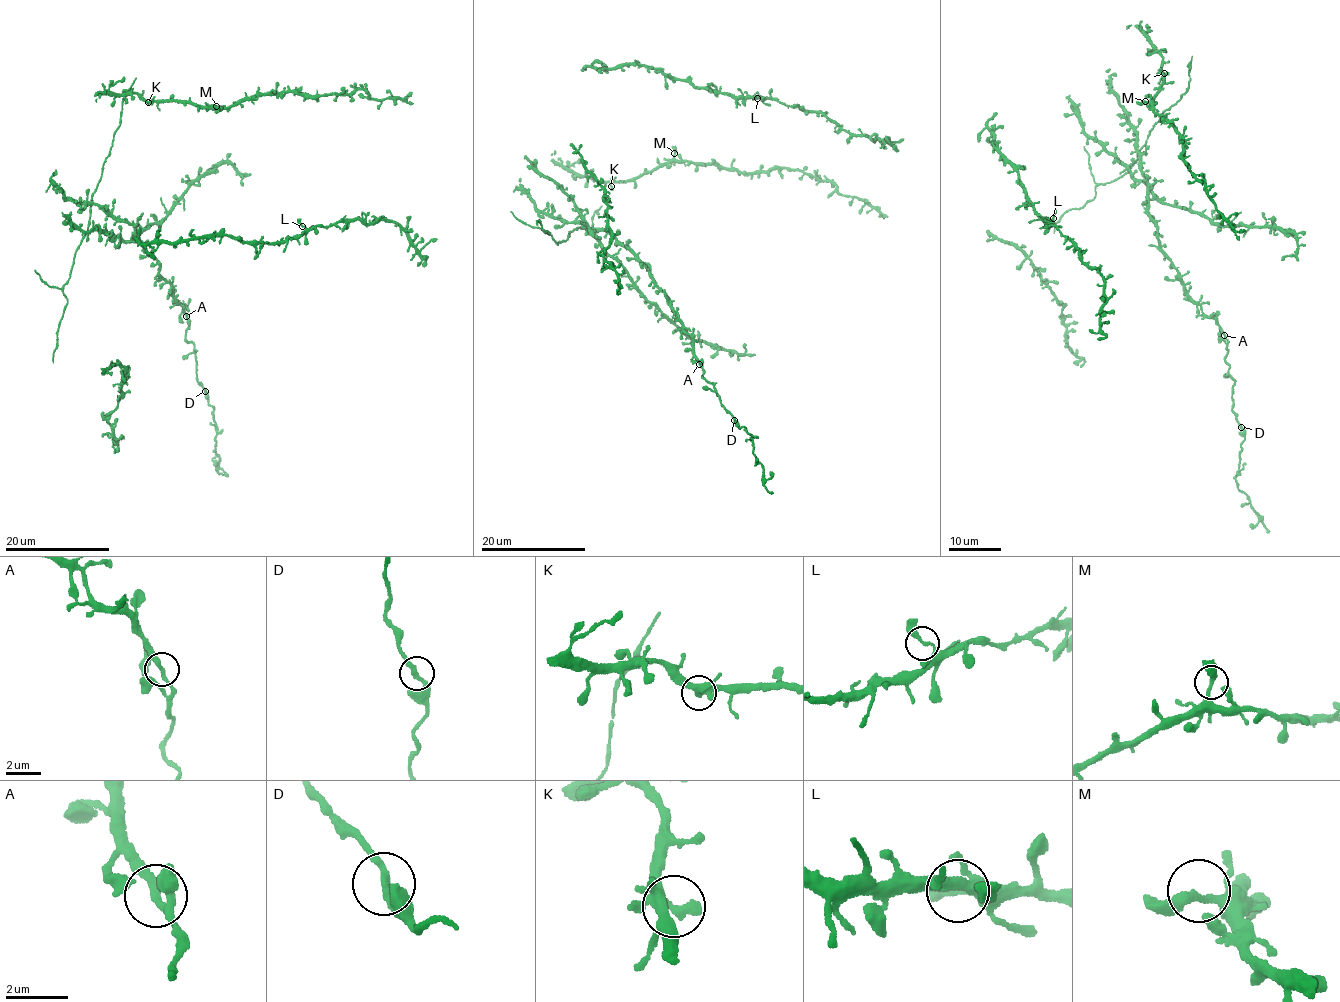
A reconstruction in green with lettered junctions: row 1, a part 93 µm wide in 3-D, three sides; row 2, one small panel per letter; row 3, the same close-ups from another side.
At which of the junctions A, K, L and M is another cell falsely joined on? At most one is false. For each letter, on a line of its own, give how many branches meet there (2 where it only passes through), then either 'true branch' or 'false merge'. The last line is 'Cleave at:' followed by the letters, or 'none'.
A: branches 2; false merge
K: branches 2; true branch
L: branches 2; true branch
M: branches 2; true branch
Cleave at: A

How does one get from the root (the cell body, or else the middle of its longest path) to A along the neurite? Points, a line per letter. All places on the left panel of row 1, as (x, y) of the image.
A: (121, 238), (139, 242), (146, 253), (158, 262), (158, 277), (171, 285), (172, 297), (185, 305), (186, 316)

